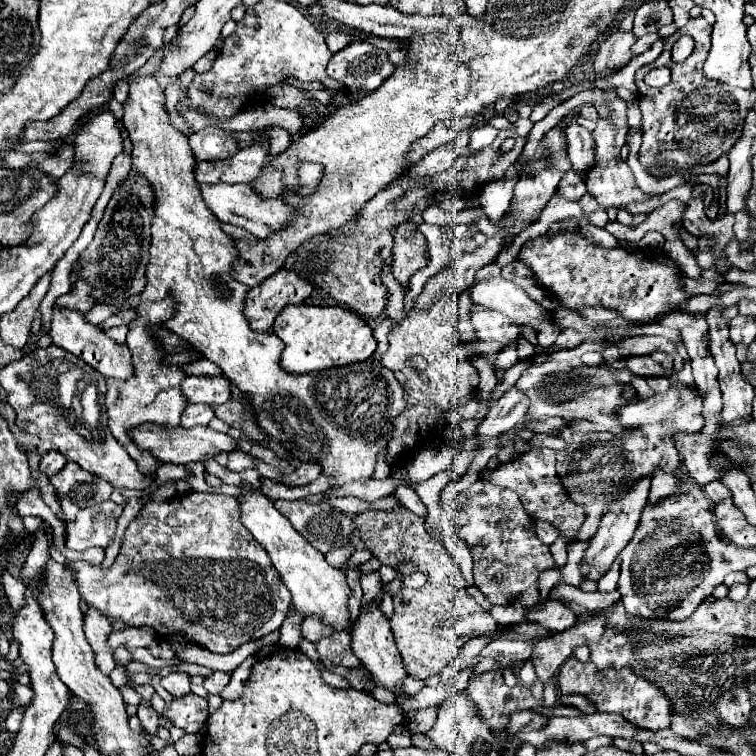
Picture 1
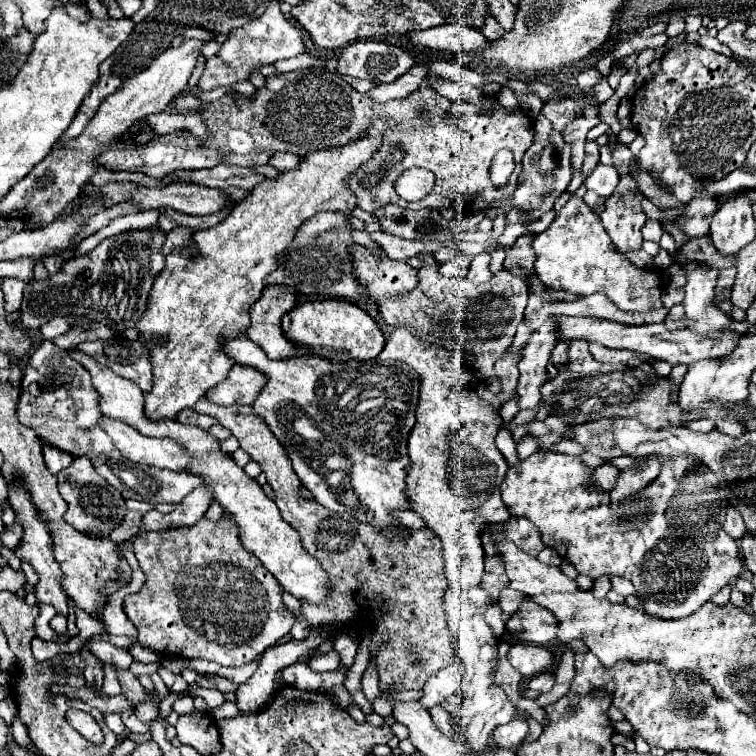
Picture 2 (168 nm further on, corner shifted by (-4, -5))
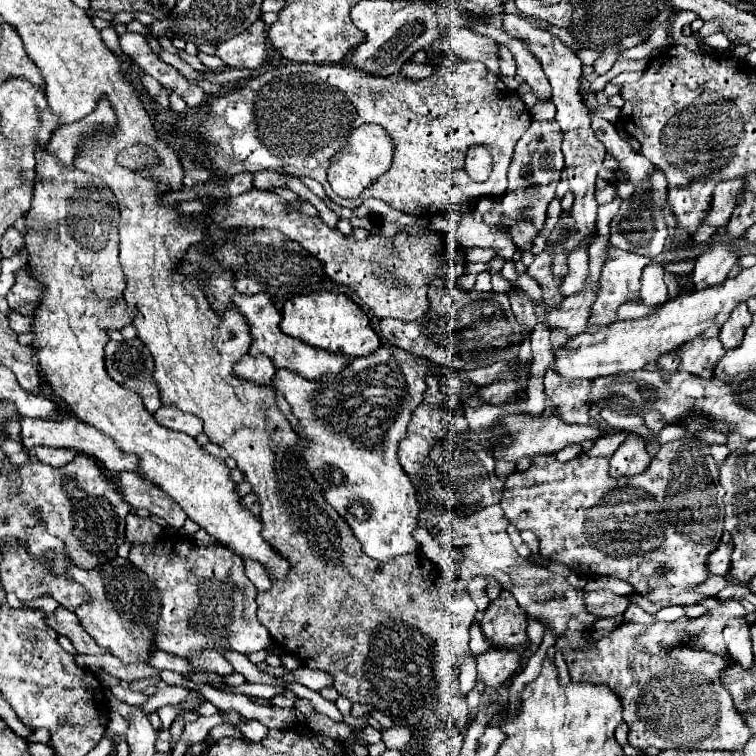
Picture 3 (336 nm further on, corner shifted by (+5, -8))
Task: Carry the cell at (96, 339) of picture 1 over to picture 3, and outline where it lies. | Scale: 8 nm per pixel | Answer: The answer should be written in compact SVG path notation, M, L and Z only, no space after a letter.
M130 339L130 341L110 341L106 345L106 371L108 375L118 381L122 387L138 393L144 401L144 407L146 411L150 411L154 415L154 411L162 405L160 401L160 391L158 391L158 385L154 383L152 379L152 373L154 373L154 359L150 355L150 351L146 349L146 345L140 341L140 339Z

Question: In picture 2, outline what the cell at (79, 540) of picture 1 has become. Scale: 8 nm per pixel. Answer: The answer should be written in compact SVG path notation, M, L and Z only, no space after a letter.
M129 512L123 520L121 520L121 524L111 532L111 540L113 542L123 542L123 540L129 540L129 538L133 538L135 534L137 534L137 530L139 530L139 520L141 520L141 512Z

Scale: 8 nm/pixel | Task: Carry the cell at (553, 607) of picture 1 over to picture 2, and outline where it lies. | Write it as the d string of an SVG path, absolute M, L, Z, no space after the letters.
M525 602L515 614L509 616L505 626L513 636L519 636L529 644L547 644L557 636L559 630L555 616L535 602Z

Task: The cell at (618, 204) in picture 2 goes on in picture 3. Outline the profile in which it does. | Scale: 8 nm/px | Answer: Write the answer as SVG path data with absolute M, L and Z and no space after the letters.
M608 245L608 259L602 267L602 289L592 309L590 325L606 327L616 321L618 307L636 299L640 293L642 269L650 263L650 257L626 253Z

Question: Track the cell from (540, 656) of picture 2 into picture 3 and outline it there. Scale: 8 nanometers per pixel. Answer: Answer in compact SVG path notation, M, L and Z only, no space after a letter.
M488 647L484 653L476 655L476 681L486 683L486 687L500 687L506 679L510 679L520 669L520 653L504 647Z

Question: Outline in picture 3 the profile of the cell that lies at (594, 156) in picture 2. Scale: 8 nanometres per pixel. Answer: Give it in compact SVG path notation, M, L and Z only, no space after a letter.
M504 13L502 15L502 29L518 39L522 39L528 49L540 59L544 73L550 79L552 85L552 103L556 105L558 113L556 113L556 121L560 125L560 129L564 131L564 141L562 141L562 153L566 159L566 171L568 171L568 179L570 179L570 189L574 191L576 199L574 199L574 207L572 207L572 215L574 215L574 235L570 235L570 239L566 239L566 253L574 251L580 247L582 241L588 241L594 237L596 233L596 209L598 203L594 199L594 183L596 183L596 175L598 169L606 157L606 149L602 147L602 143L594 137L594 131L590 127L590 117L588 117L588 109L582 105L582 99L578 95L578 79L582 77L582 61L576 57L576 53L572 49L568 49L558 37L554 37L548 31L536 29L534 25L530 25L526 19L520 19L518 15L512 13Z

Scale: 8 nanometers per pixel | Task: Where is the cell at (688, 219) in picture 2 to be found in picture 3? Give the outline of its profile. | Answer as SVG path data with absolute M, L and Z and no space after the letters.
M746 179L718 183L712 199L712 209L706 213L706 225L724 227L730 221L734 207L742 201L744 189L746 189Z

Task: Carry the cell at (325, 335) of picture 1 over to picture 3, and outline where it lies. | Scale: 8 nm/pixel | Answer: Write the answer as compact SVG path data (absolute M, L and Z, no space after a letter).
M316 291L310 295L294 295L284 303L280 329L304 343L326 349L332 353L342 353L348 357L366 357L378 351L378 335L370 327L366 313L344 293L332 291Z

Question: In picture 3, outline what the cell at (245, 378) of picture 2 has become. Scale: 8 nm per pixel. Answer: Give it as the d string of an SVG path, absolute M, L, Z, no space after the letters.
M244 355L236 365L234 365L234 371L240 379L246 379L246 381L254 381L254 383L260 383L260 385L270 385L272 383L272 375L278 371L278 367L274 365L274 361L266 355Z

